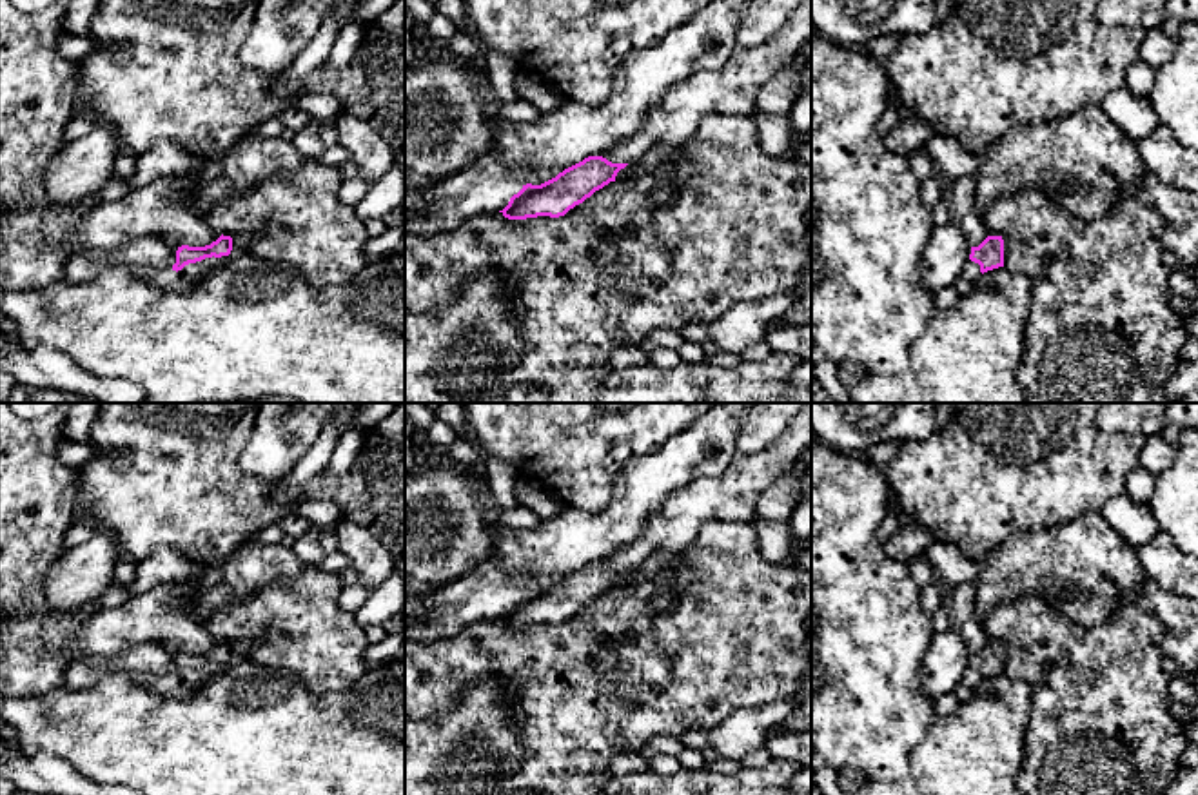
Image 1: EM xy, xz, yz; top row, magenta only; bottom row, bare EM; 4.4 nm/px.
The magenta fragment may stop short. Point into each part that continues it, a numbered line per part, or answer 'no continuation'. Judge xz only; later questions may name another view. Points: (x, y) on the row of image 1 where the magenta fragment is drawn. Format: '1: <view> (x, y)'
1: xz (732, 89)

